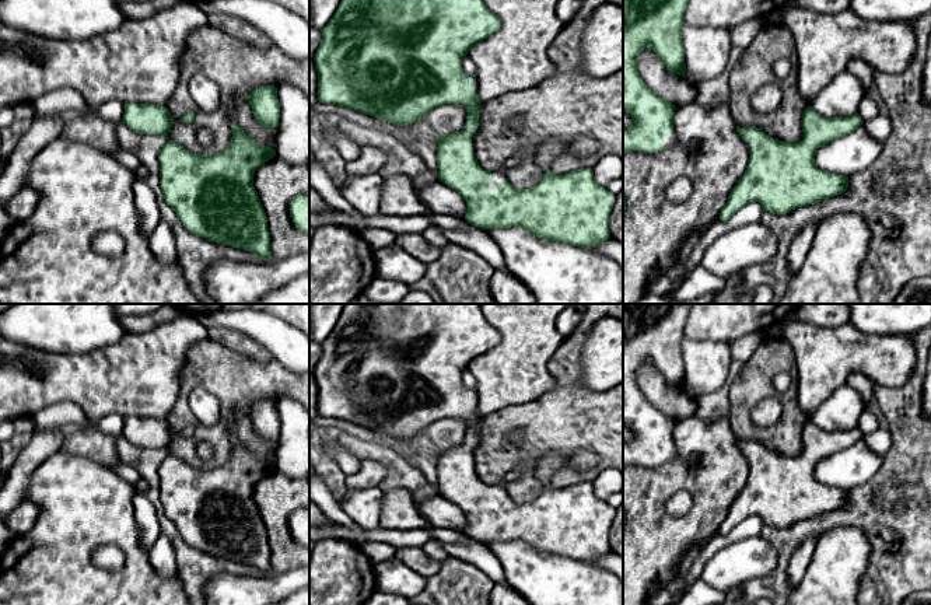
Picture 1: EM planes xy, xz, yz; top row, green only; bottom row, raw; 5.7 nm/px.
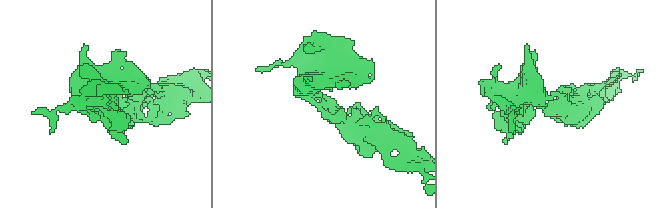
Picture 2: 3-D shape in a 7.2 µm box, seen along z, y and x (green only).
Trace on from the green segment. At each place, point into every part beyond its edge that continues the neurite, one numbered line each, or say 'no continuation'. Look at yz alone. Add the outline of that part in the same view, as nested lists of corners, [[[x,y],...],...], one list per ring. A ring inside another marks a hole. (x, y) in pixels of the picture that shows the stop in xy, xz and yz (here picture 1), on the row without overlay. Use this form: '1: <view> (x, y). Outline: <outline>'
1: yz (671, 453). Outline: [[[671,444],[671,447],[664,451],[664,454],[665,454],[665,462],[673,461],[676,458],[676,447],[675,447],[675,444]]]

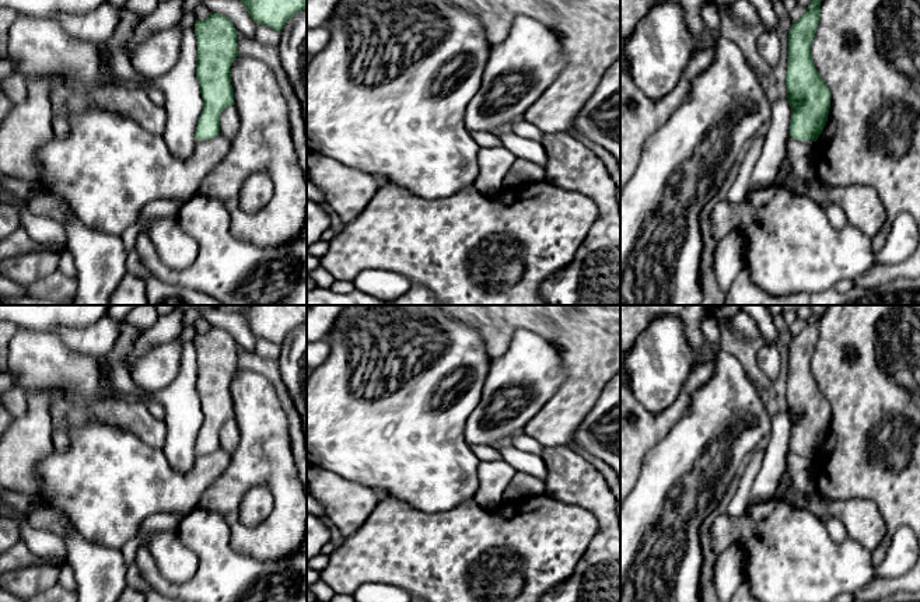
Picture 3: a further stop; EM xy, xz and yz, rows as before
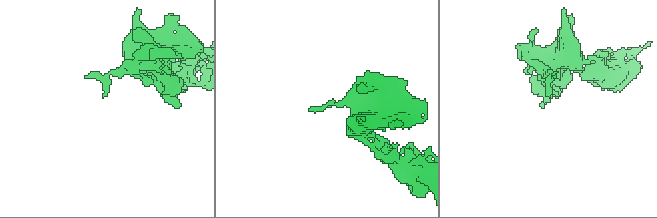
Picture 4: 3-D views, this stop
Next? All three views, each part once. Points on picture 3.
no continuation

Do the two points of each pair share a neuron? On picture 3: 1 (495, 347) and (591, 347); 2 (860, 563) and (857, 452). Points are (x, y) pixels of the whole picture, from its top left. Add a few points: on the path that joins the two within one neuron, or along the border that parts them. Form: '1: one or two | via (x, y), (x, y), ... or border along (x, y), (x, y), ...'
1: one | via (514, 322), (517, 319), (563, 319), (566, 322)
2: two | border along (896, 532), (887, 555), (874, 564)

